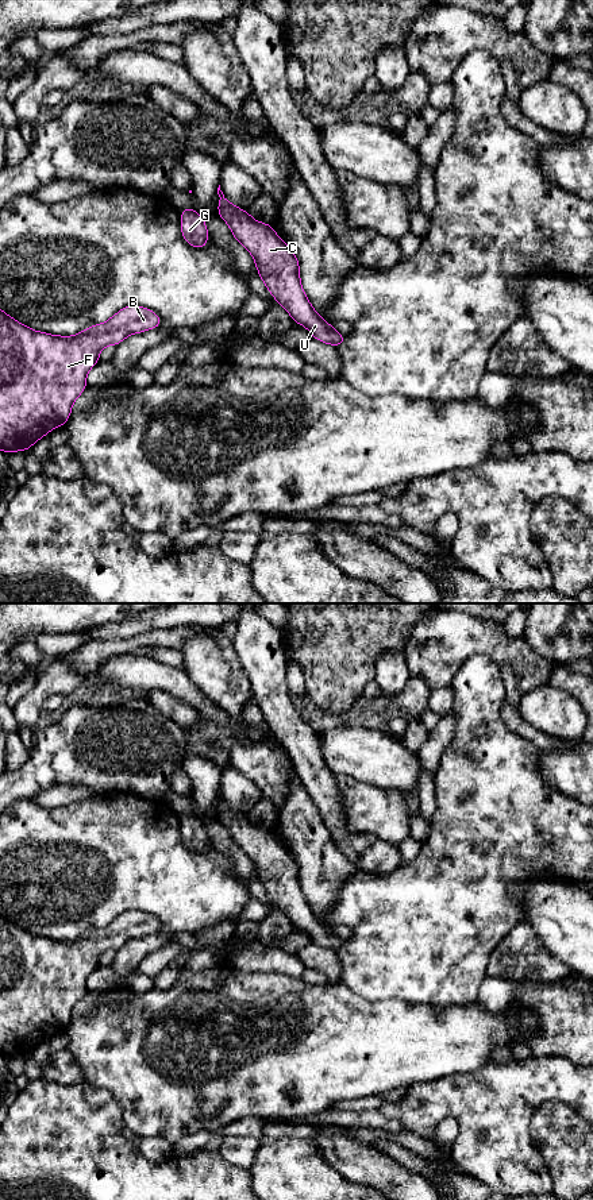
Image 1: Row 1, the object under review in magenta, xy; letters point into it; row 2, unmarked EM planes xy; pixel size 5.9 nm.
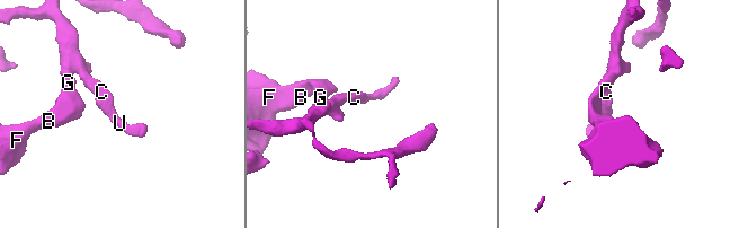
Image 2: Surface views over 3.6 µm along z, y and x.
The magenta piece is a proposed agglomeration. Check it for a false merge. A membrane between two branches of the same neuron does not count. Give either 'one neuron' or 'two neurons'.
one neuron

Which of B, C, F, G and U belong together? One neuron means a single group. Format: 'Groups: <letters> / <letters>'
Groups: B C F G U

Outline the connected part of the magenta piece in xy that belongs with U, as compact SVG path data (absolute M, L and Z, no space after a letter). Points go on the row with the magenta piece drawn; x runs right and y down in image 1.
M217 188L219 205L217 213L228 224L234 238L254 256L259 277L267 290L273 294L277 304L284 306L294 323L307 327L312 337L319 342L338 347L347 342L312 308L300 282L300 266L293 250L274 232L272 224L254 220L247 211L232 205Z

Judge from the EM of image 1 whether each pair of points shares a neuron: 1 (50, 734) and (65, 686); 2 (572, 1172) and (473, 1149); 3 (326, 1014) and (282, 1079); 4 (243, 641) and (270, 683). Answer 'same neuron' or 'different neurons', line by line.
1: different neurons
2: different neurons
3: same neuron
4: same neuron

